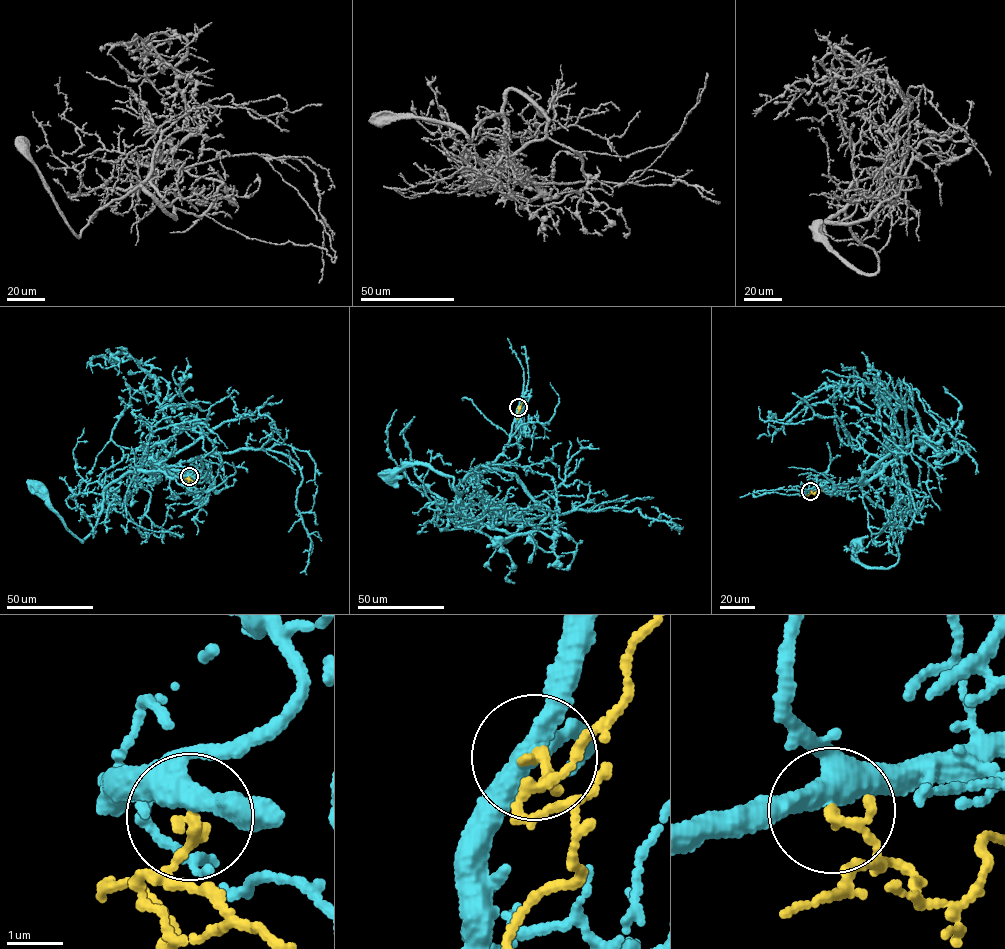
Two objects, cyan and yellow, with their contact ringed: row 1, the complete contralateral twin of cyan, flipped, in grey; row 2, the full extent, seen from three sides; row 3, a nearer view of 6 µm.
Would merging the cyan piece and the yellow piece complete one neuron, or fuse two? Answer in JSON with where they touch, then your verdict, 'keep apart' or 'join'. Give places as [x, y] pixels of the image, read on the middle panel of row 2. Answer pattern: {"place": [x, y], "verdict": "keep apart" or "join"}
{"place": [518, 407], "verdict": "join"}

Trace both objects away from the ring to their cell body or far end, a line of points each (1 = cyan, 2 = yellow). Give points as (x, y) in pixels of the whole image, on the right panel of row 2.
1: (810, 490), (853, 479), (884, 508), (898, 562), (872, 568), (858, 562), (854, 545)
2: (810, 491), (814, 493), (822, 490)

